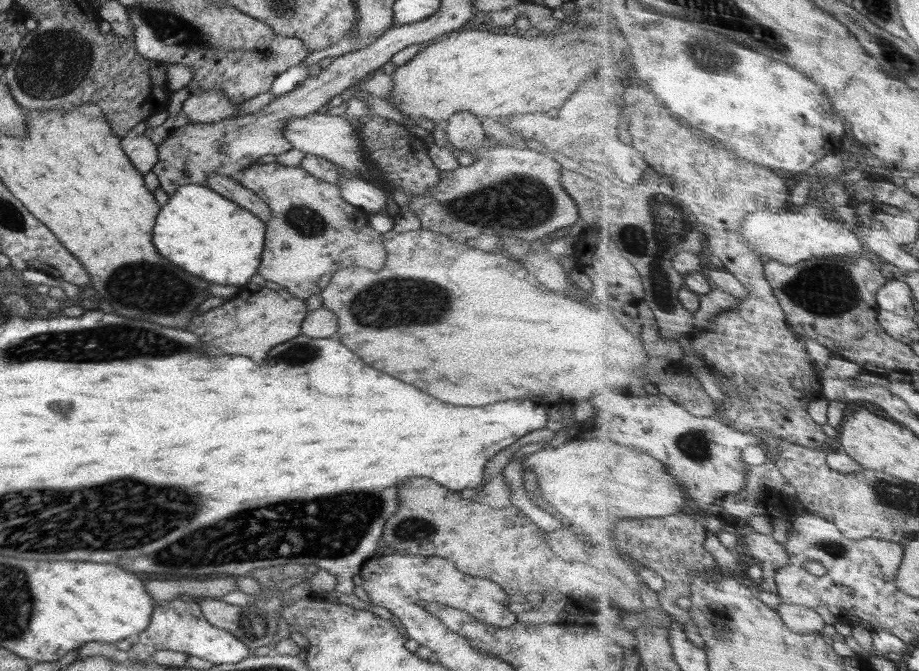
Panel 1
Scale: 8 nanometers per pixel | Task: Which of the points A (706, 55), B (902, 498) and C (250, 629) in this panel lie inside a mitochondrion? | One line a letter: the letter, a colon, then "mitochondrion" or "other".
A: mitochondrion
B: mitochondrion
C: mitochondrion

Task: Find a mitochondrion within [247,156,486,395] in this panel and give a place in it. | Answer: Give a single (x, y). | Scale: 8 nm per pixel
(384, 303)

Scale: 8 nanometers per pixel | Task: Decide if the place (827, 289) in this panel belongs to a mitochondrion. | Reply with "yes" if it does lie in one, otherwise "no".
yes

